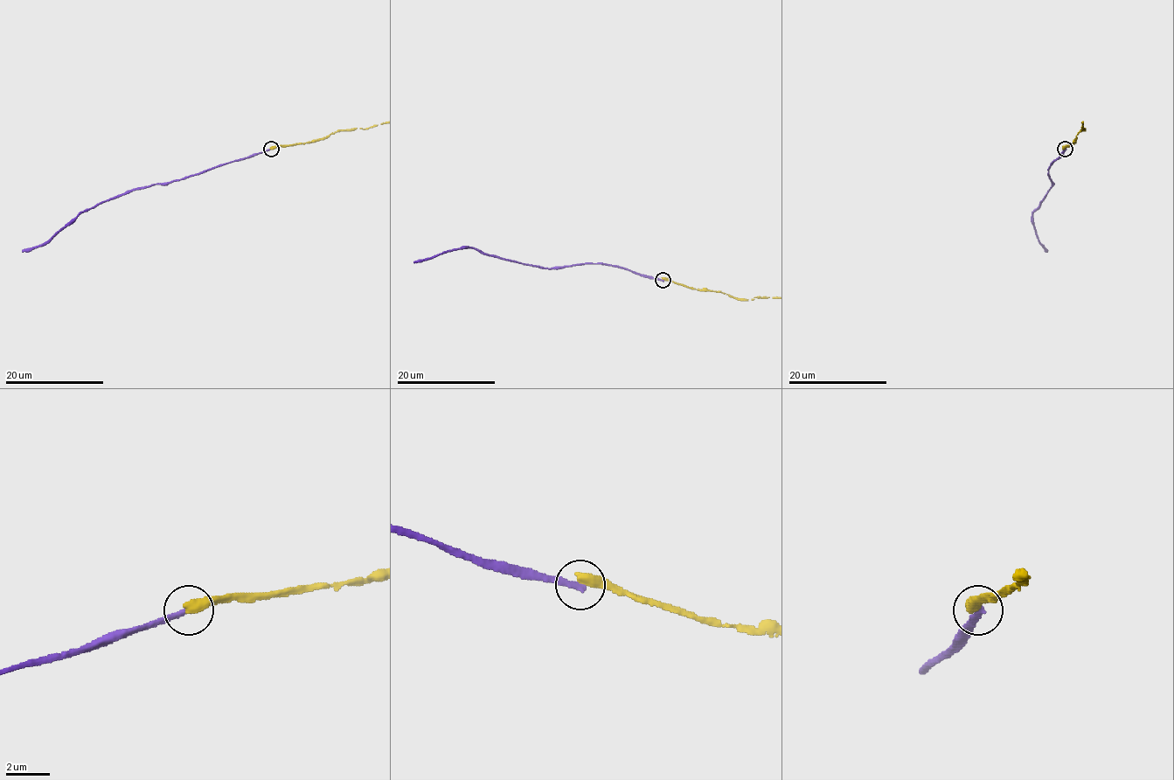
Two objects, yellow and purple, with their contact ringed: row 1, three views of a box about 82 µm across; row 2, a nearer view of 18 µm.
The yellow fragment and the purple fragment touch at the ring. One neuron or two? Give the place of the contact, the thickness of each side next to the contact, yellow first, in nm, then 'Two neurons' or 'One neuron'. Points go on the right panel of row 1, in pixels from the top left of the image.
Place: (1065, 149). Thickness 500 nm (yellow) against 280 nm. Two neurons

